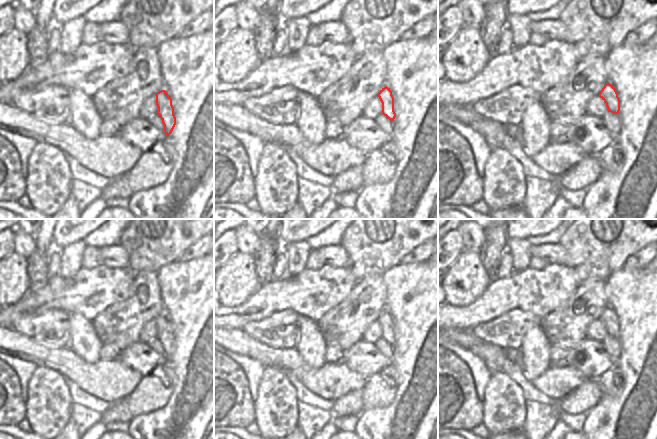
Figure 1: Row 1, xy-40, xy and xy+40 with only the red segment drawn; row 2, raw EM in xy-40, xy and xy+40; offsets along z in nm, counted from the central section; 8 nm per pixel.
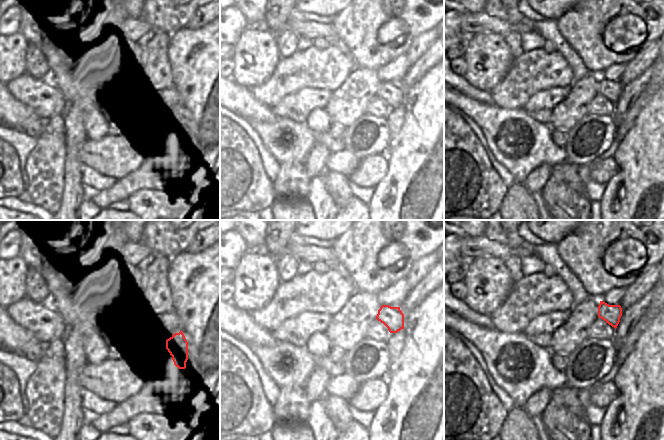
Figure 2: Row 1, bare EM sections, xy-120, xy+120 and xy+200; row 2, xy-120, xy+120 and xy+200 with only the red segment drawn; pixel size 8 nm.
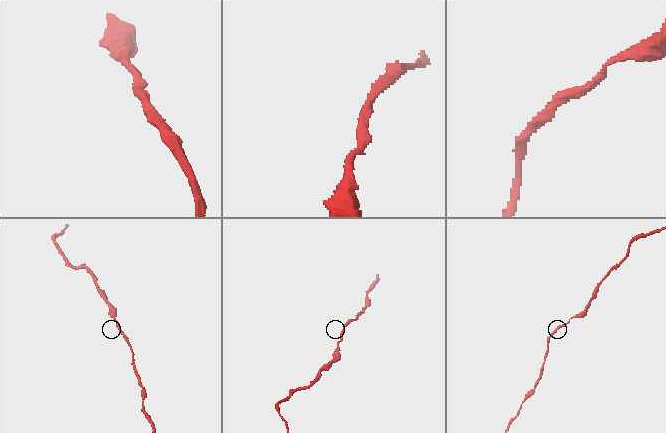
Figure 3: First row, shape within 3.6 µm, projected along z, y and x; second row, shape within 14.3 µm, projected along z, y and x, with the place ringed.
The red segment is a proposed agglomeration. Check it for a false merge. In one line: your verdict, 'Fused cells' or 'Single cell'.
Single cell.

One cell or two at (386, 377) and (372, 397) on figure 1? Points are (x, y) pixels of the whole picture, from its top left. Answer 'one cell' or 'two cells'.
one cell

